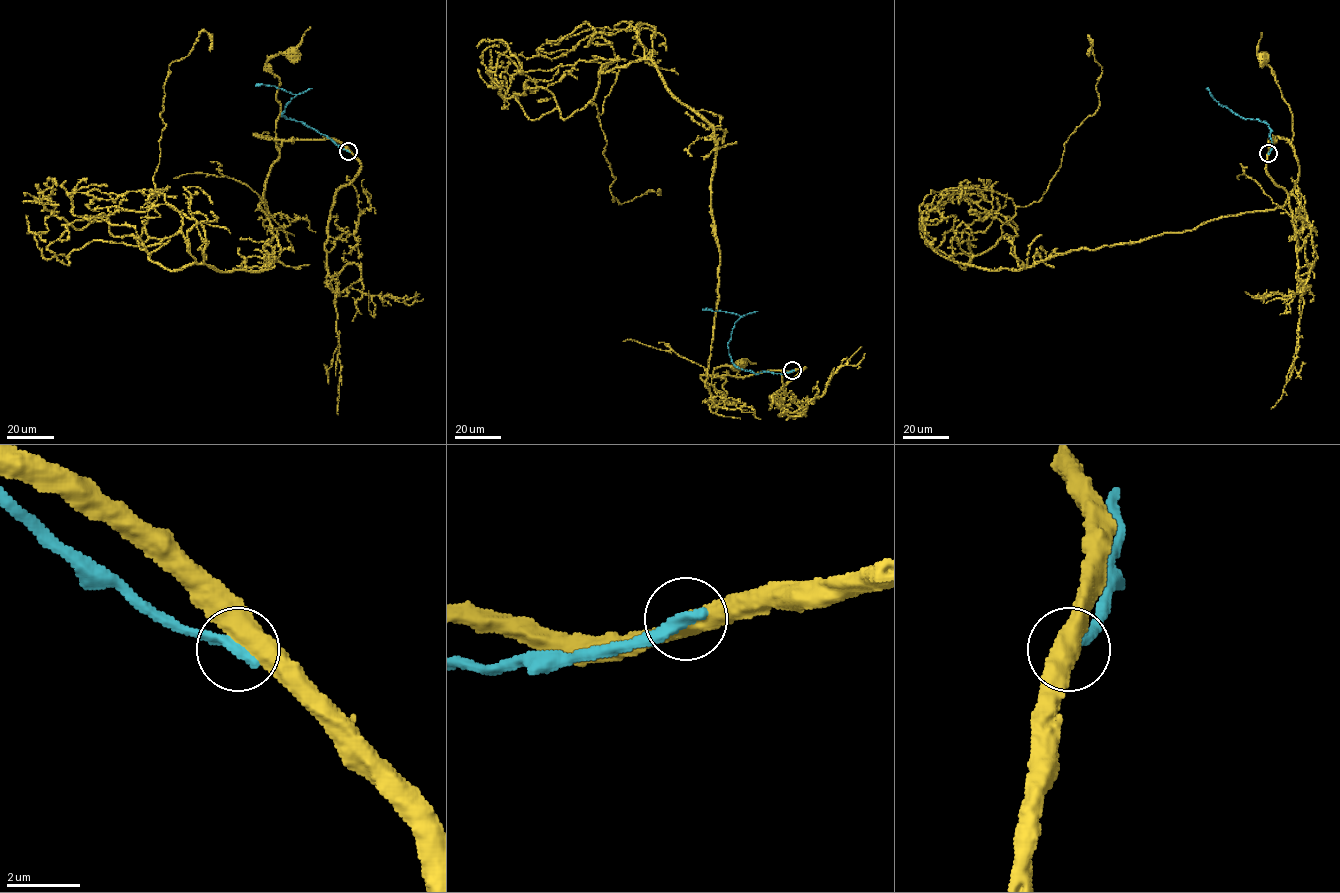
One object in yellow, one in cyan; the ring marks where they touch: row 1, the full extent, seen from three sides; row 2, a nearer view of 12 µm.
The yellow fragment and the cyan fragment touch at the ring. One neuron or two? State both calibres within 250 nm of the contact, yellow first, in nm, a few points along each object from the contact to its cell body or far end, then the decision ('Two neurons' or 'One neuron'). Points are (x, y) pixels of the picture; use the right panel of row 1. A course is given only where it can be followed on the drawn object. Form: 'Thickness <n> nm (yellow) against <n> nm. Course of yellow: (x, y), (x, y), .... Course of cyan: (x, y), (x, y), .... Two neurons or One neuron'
Thickness 500 nm (yellow) against 360 nm. Course of yellow: (1268, 152), (1268, 142), (1275, 142), (1275, 136), (1291, 142), (1292, 113), (1272, 69), (1263, 58). Course of cyan: (1268, 153), (1271, 130), (1268, 124), (1241, 117), (1221, 106), (1208, 89). Two neurons

